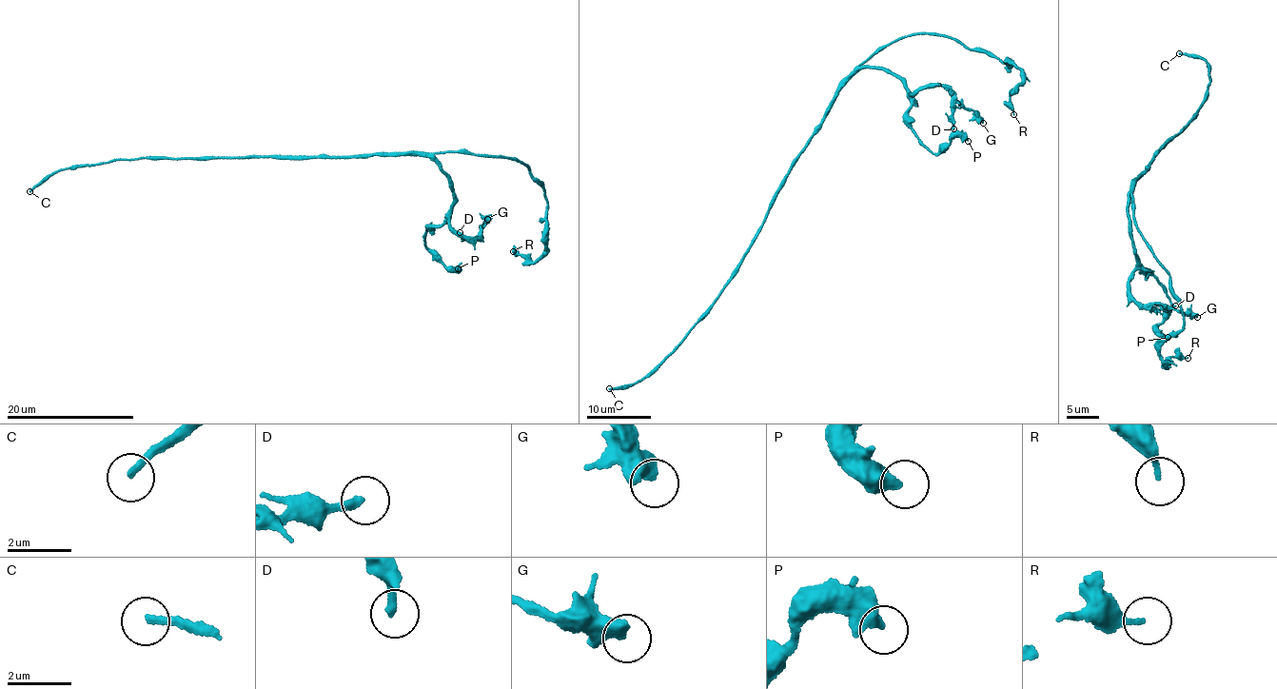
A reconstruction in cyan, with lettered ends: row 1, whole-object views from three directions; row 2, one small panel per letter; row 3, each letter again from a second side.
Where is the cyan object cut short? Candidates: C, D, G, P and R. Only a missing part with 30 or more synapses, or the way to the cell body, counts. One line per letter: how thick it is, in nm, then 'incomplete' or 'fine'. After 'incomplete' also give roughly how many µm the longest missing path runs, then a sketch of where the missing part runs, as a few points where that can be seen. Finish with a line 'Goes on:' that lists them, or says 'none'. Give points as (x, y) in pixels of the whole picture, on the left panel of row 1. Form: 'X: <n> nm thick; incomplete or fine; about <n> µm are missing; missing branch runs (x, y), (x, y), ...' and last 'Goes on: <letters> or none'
C: 190 nm thick; incomplete; about 200 µm are missing
D: 260 nm thick; fine
G: 440 nm thick; fine
P: 460 nm thick; fine
R: 200 nm thick; fine
Goes on: C

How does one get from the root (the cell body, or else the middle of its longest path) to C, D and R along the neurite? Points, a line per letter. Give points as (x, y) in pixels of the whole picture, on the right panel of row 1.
C: (1148, 169), (1158, 150), (1176, 136), (1196, 112), (1210, 80), (1207, 64), (1197, 54), (1179, 53)
D: (1148, 169), (1136, 181), (1129, 204), (1136, 269), (1128, 290), (1133, 299), (1149, 308), (1175, 305)
R: (1148, 169), (1131, 193), (1135, 223), (1168, 272), (1184, 322), (1160, 360), (1165, 366), (1188, 358)

